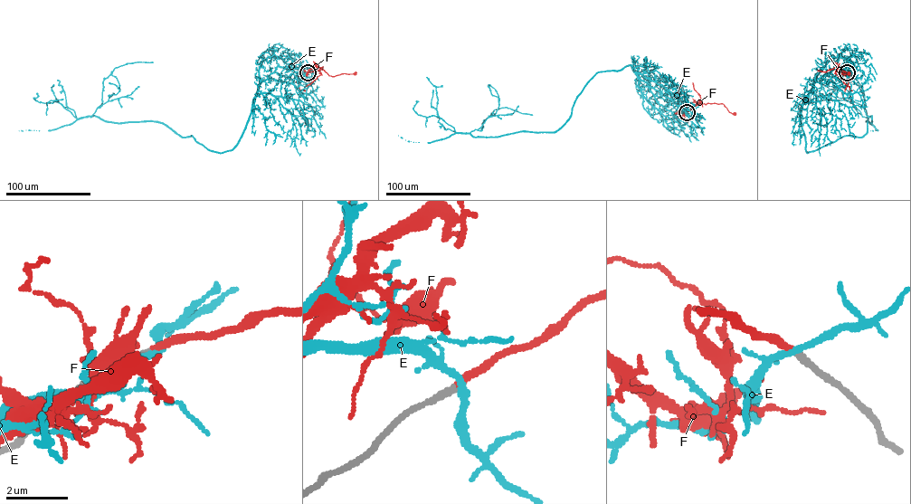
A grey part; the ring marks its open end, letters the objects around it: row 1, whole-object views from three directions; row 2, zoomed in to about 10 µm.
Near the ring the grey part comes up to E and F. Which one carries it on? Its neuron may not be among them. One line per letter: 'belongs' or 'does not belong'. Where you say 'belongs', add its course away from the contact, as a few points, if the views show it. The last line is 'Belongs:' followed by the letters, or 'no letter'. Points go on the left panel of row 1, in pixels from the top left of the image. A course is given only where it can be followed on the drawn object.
E: does not belong
F: belongs | via (308, 72), (321, 69), (332, 76), (355, 73)
Belongs: F

